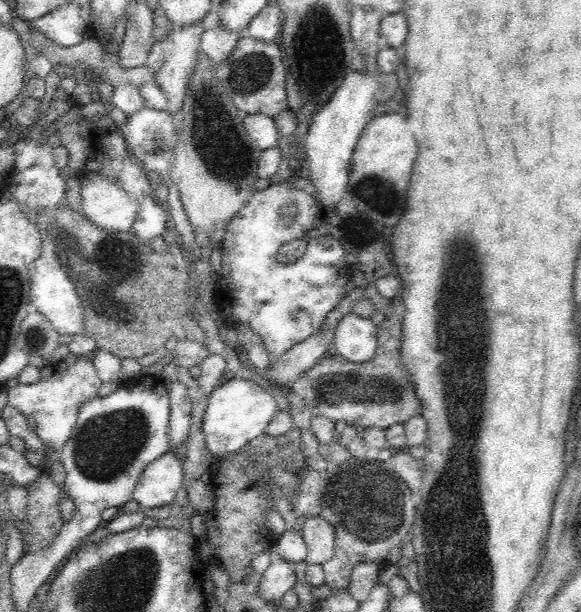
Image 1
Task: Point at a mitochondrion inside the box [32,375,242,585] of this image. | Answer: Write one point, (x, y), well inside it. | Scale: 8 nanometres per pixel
(105, 445)

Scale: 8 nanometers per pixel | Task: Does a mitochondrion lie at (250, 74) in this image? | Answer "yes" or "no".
yes

